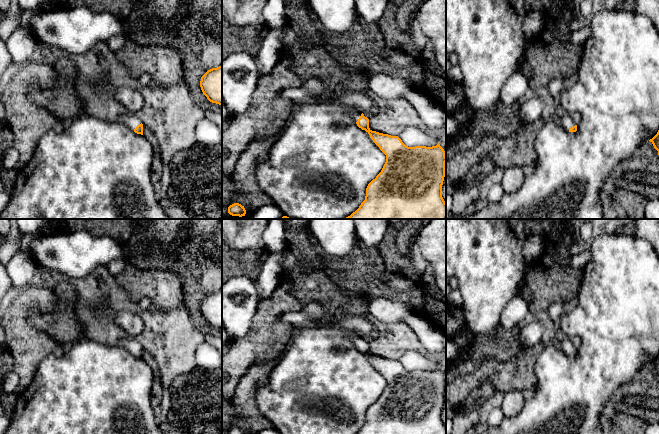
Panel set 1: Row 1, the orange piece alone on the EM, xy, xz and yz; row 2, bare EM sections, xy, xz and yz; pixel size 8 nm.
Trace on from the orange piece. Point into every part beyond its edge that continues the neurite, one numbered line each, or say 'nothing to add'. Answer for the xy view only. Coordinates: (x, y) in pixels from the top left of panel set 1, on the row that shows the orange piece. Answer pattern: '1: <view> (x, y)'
1: xy (130, 120)

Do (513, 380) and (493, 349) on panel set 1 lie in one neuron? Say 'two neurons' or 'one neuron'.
one neuron

